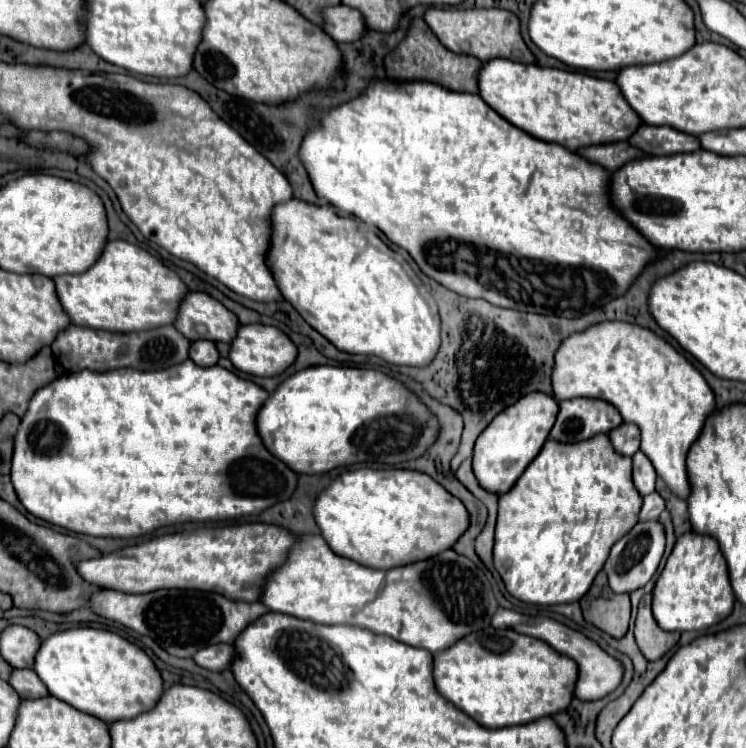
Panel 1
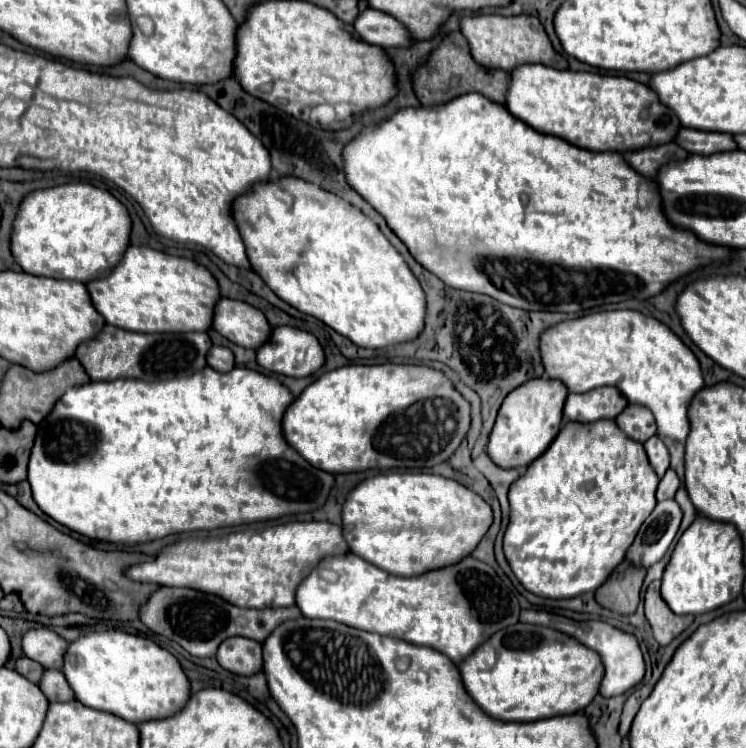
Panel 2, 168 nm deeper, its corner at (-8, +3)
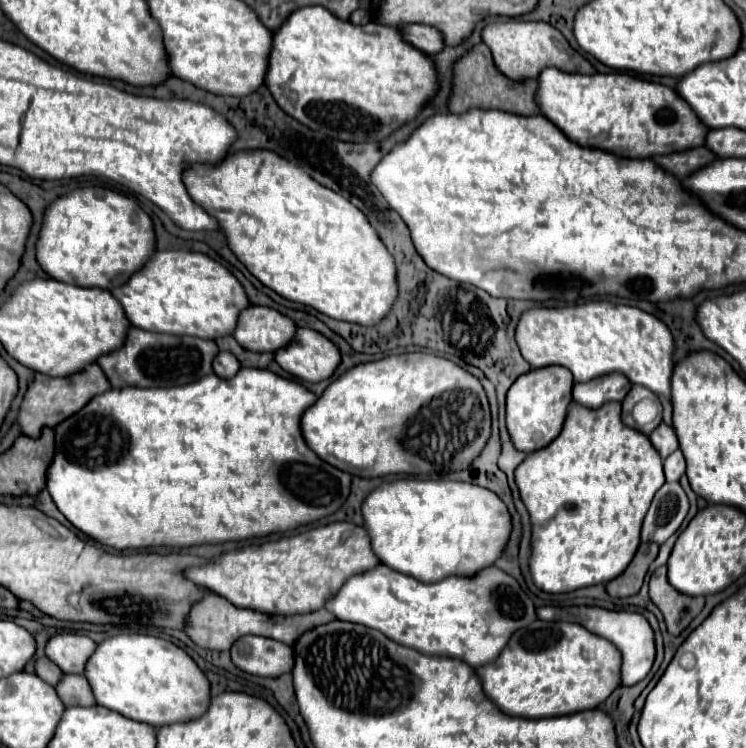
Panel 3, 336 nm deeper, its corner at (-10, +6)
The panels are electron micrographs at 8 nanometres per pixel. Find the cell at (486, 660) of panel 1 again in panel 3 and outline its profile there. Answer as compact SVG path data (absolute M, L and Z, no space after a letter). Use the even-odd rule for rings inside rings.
M534 621L516 631L500 657L478 669L486 695L514 717L556 717L598 707L620 685L622 655L618 647L566 621Z

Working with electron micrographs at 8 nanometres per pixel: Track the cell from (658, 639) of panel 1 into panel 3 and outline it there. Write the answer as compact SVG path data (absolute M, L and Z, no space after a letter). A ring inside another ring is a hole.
M658 567L650 577L650 597L664 613L668 631L672 635L680 635L682 629L690 625L690 621L702 611L706 597L686 597L678 593L666 577L666 567Z

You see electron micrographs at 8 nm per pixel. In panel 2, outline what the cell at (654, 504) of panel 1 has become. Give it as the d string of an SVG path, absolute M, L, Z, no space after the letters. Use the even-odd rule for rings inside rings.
M668 470L668 472L664 474L664 478L660 480L660 484L658 484L656 500L660 502L660 500L670 500L670 498L674 498L674 494L676 494L678 488L680 488L680 480L678 480L676 472L674 472L674 470Z

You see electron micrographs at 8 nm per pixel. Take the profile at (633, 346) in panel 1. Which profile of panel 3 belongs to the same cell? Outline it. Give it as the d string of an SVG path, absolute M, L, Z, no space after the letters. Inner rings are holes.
M610 301L534 307L520 315L514 339L522 357L526 357L532 367L562 365L572 371L574 381L590 381L594 377L620 371L632 383L644 385L656 395L670 397L674 339L660 319L638 307Z

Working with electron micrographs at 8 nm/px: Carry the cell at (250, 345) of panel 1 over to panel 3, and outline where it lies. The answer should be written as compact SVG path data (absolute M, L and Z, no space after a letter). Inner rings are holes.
M298 329L294 341L276 351L276 361L290 375L318 383L328 379L340 365L340 349L318 331Z

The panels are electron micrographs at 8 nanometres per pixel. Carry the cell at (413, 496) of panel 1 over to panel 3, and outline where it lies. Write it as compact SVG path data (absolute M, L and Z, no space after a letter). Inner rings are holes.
M398 479L384 483L368 495L362 505L362 513L364 527L372 539L372 549L380 561L388 567L394 567L394 571L412 575L424 583L434 583L450 575L474 575L478 569L494 565L496 559L502 557L512 533L512 517L496 493L490 493L478 485L444 479Z

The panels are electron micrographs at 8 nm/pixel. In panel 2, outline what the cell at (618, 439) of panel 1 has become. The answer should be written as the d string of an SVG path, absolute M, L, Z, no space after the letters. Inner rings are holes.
M630 404L620 416L616 416L618 428L636 442L646 442L650 436L656 434L656 424L652 412L648 408Z

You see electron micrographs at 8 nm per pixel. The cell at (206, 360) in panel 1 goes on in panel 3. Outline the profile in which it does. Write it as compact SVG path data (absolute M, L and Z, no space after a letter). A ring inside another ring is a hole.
M218 353L218 357L214 359L214 373L222 379L230 379L238 373L240 363L232 353Z

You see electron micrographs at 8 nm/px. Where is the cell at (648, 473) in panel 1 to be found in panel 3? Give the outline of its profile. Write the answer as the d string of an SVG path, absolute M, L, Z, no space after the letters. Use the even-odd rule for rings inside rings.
M662 421L662 425L658 425L658 429L654 429L650 433L650 441L662 459L666 459L670 453L674 453L678 449L678 437L676 437L674 429L670 425L666 425L664 421Z

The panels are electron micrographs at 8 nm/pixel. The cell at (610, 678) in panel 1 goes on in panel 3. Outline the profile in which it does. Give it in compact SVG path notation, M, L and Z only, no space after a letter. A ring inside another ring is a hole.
M542 607L542 609L538 609L538 617L546 619L546 621L558 621L558 619L578 621L590 633L596 633L596 635L612 641L614 645L618 645L618 649L622 653L622 685L634 685L634 683L642 681L648 675L648 671L652 669L652 663L656 657L654 631L652 631L650 623L646 621L646 617L640 613L610 611L610 609L602 609L602 607L568 607L568 609Z

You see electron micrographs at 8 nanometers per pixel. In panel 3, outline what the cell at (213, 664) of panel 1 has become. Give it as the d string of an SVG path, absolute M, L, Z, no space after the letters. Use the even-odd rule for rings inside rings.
M246 635L230 649L232 661L252 675L280 677L294 667L294 649L268 637Z

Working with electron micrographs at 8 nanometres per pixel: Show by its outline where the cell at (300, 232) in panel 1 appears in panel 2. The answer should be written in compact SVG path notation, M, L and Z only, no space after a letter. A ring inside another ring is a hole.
M274 178L272 182L258 184L250 196L238 198L234 208L236 224L254 272L260 274L284 302L318 318L360 348L376 350L412 342L424 332L426 296L420 282L412 276L400 252L380 232L378 224L340 196L300 178Z

